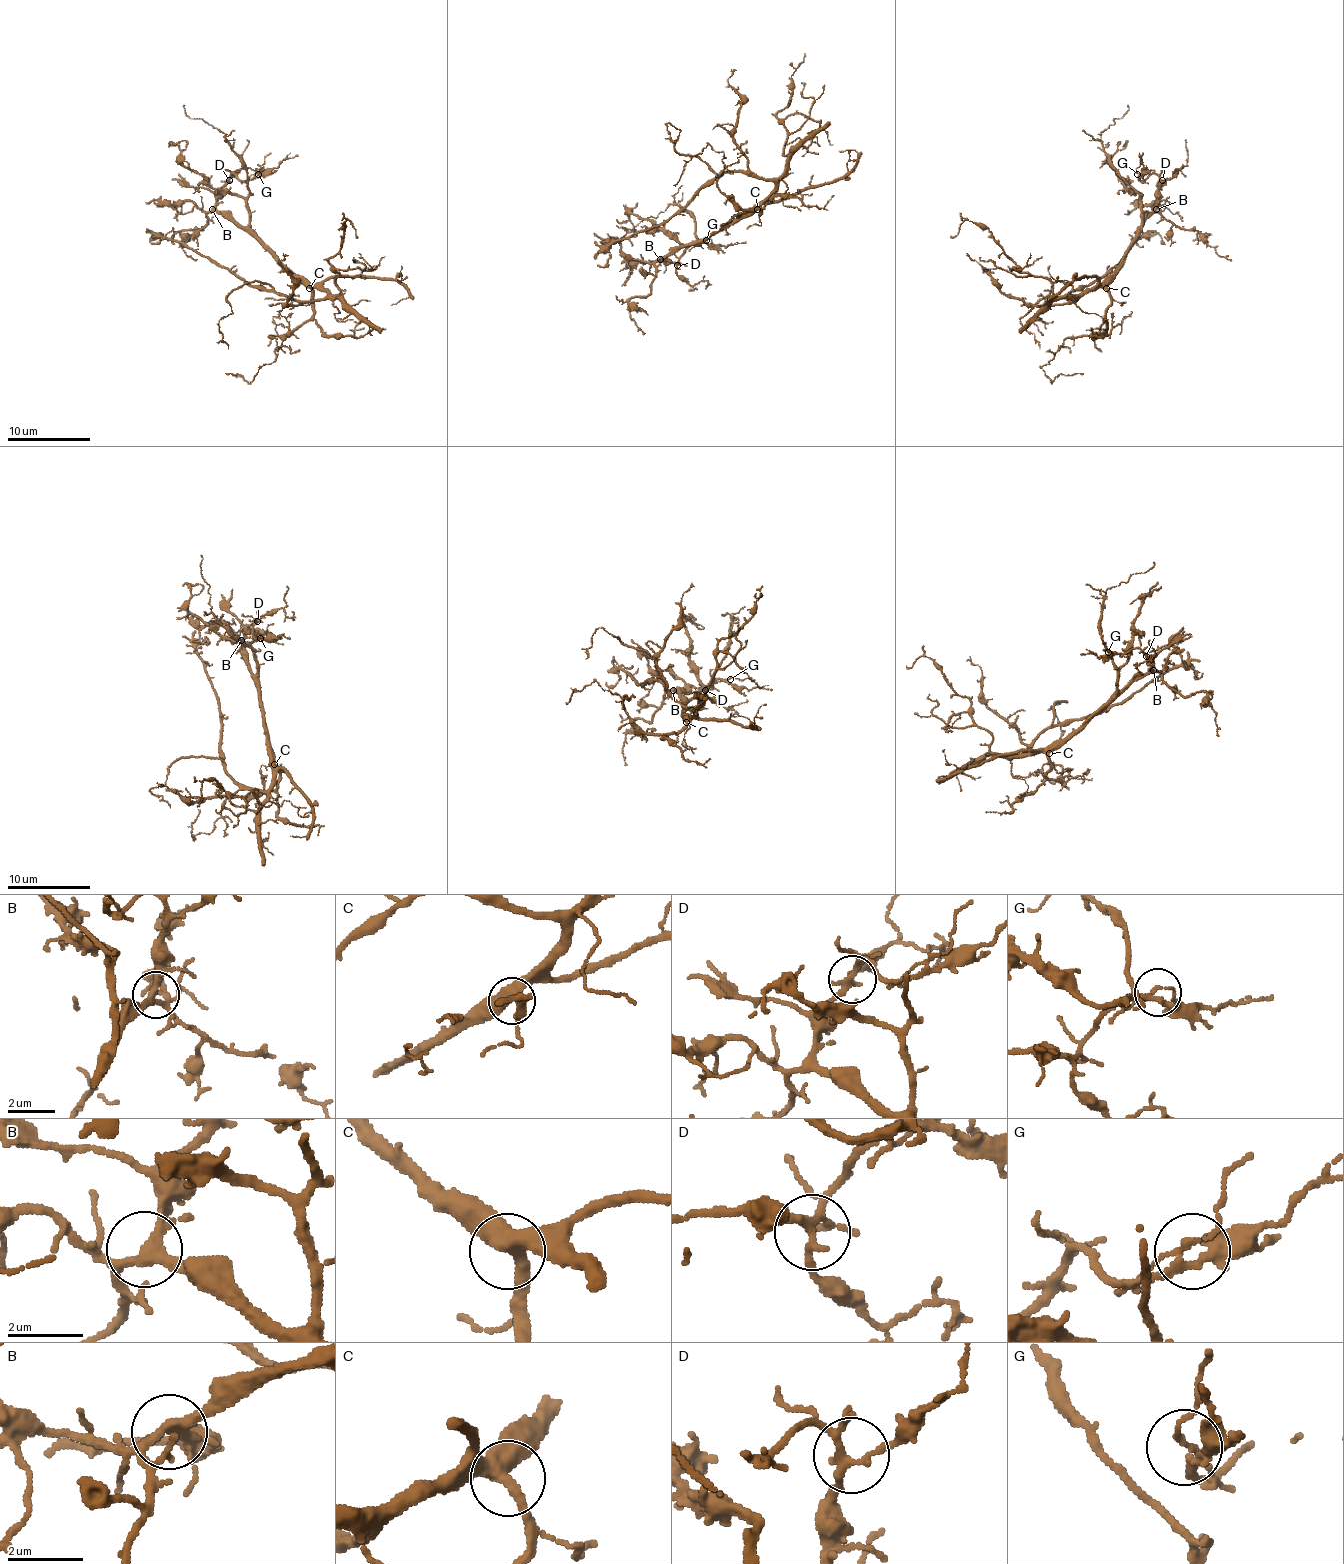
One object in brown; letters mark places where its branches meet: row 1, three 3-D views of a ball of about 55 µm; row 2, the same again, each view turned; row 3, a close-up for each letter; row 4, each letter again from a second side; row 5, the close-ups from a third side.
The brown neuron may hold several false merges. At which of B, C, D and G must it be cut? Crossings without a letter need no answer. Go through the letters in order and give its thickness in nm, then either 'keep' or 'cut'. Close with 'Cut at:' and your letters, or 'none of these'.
B: 280 nm | keep
C: 440 nm | keep
D: 200 nm | keep
G: 140 nm | keep
Cut at: none of these

